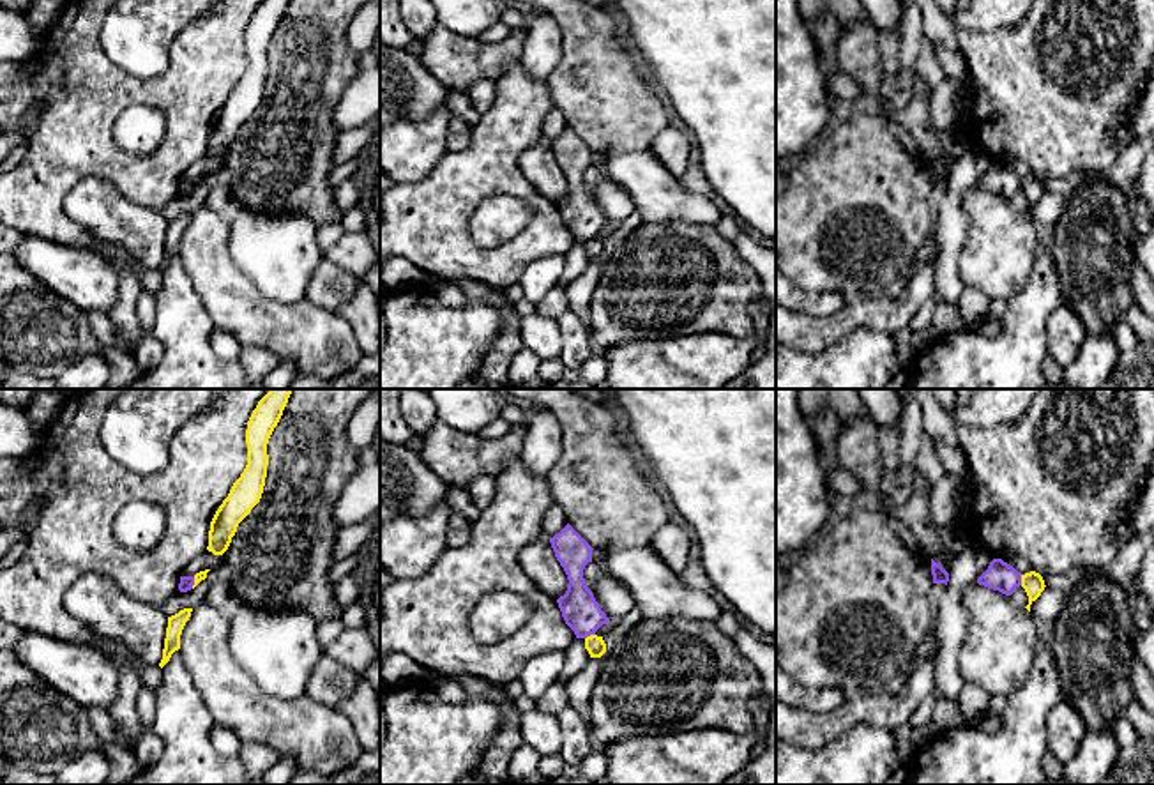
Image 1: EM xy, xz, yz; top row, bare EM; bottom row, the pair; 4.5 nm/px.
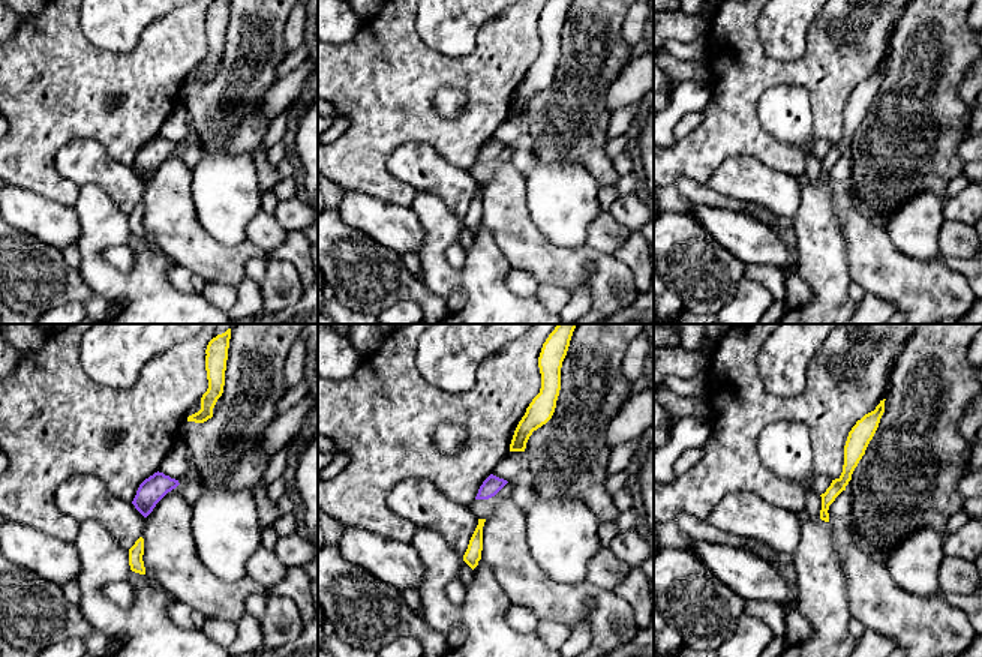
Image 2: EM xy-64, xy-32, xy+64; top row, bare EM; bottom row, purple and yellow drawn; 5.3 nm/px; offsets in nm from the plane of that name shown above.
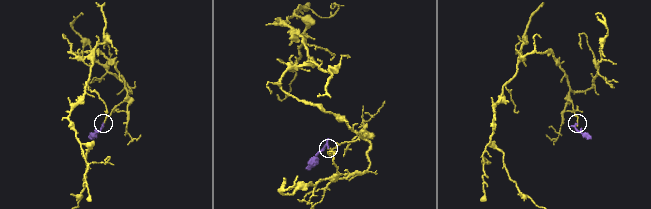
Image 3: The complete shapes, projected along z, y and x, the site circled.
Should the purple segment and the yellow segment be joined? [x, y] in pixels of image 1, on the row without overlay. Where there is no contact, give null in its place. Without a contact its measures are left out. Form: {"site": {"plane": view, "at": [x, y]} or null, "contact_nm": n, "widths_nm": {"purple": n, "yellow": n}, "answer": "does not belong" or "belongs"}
{"site": {"plane": "xz", "at": [589, 239]}, "contact_nm": 50, "widths_nm": {"purple": 170, "yellow": 90}, "answer": "does not belong"}

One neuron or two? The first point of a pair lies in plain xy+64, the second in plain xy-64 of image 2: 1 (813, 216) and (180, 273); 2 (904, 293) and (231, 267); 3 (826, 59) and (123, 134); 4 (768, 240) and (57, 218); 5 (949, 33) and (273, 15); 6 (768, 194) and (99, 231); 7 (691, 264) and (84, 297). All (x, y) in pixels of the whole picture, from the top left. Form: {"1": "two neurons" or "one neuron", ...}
{"1": "two neurons", "2": "one neuron", "3": "one neuron", "4": "one neuron", "5": "one neuron", "6": "two neurons", "7": "one neuron"}

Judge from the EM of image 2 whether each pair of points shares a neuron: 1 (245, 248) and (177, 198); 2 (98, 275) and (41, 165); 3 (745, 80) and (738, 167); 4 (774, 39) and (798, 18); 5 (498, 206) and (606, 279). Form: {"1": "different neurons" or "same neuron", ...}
{"1": "same neuron", "2": "different neurons", "3": "different neurons", "4": "same neuron", "5": "same neuron"}

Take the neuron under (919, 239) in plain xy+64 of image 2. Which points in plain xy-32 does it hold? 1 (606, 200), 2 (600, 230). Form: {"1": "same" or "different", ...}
{"1": "different", "2": "different"}

